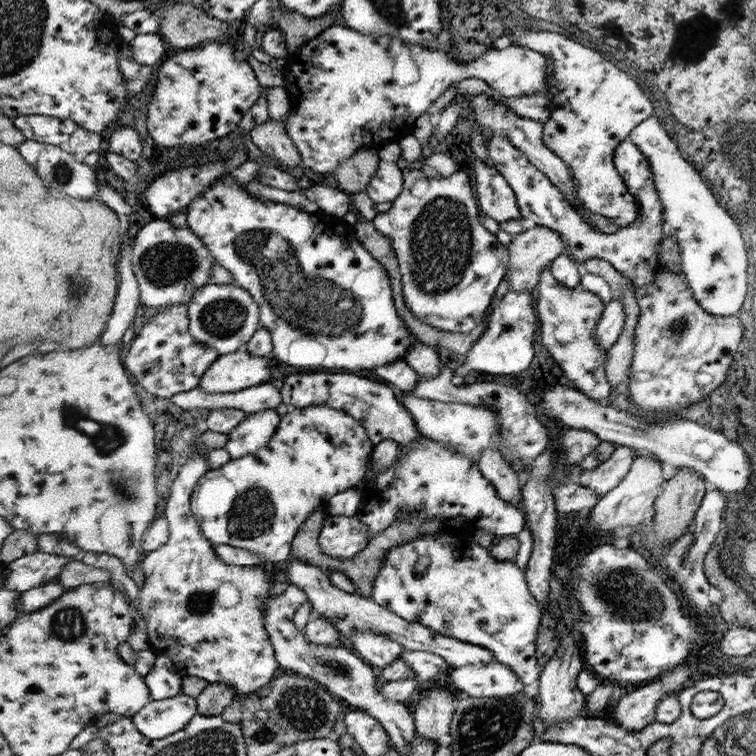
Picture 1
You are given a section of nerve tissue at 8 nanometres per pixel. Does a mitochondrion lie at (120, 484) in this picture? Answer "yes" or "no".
yes

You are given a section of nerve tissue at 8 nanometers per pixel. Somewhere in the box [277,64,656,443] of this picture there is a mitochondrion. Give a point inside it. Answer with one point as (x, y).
(441, 241)

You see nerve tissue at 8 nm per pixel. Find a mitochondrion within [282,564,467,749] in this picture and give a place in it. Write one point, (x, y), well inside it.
(341, 671)

